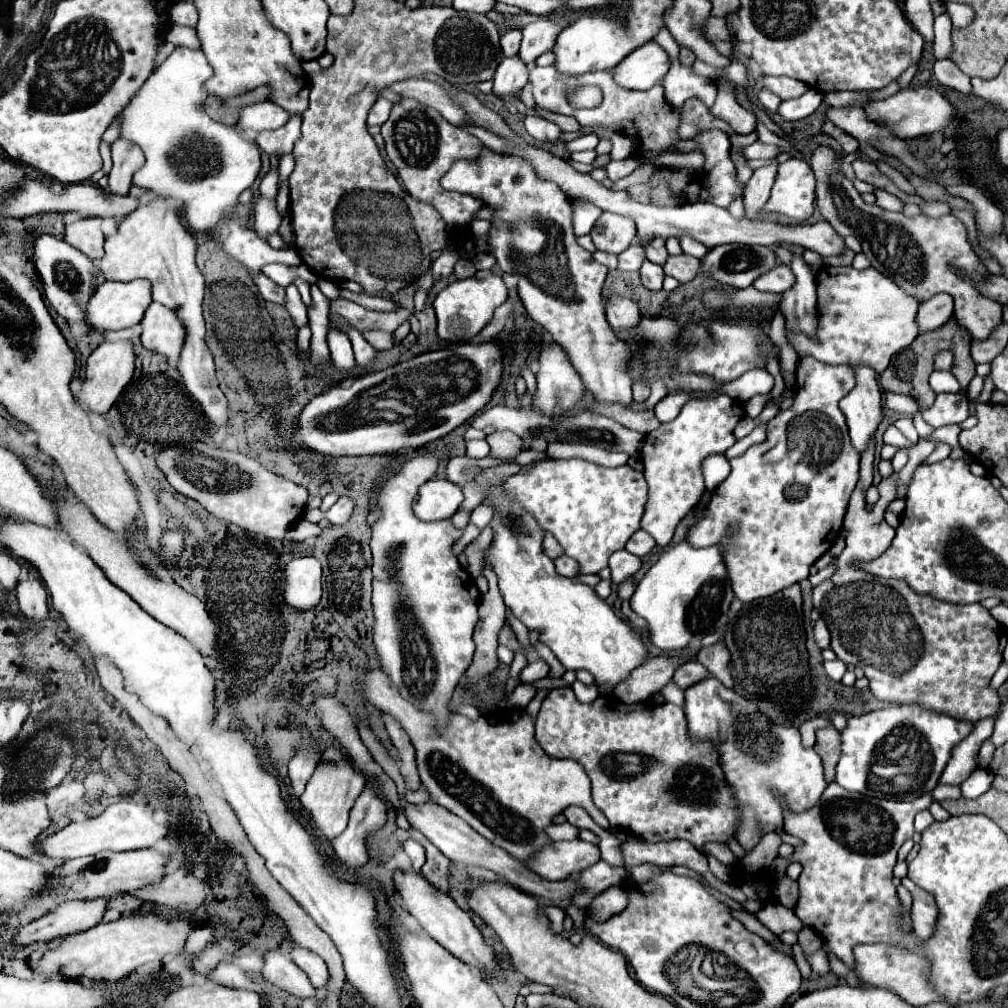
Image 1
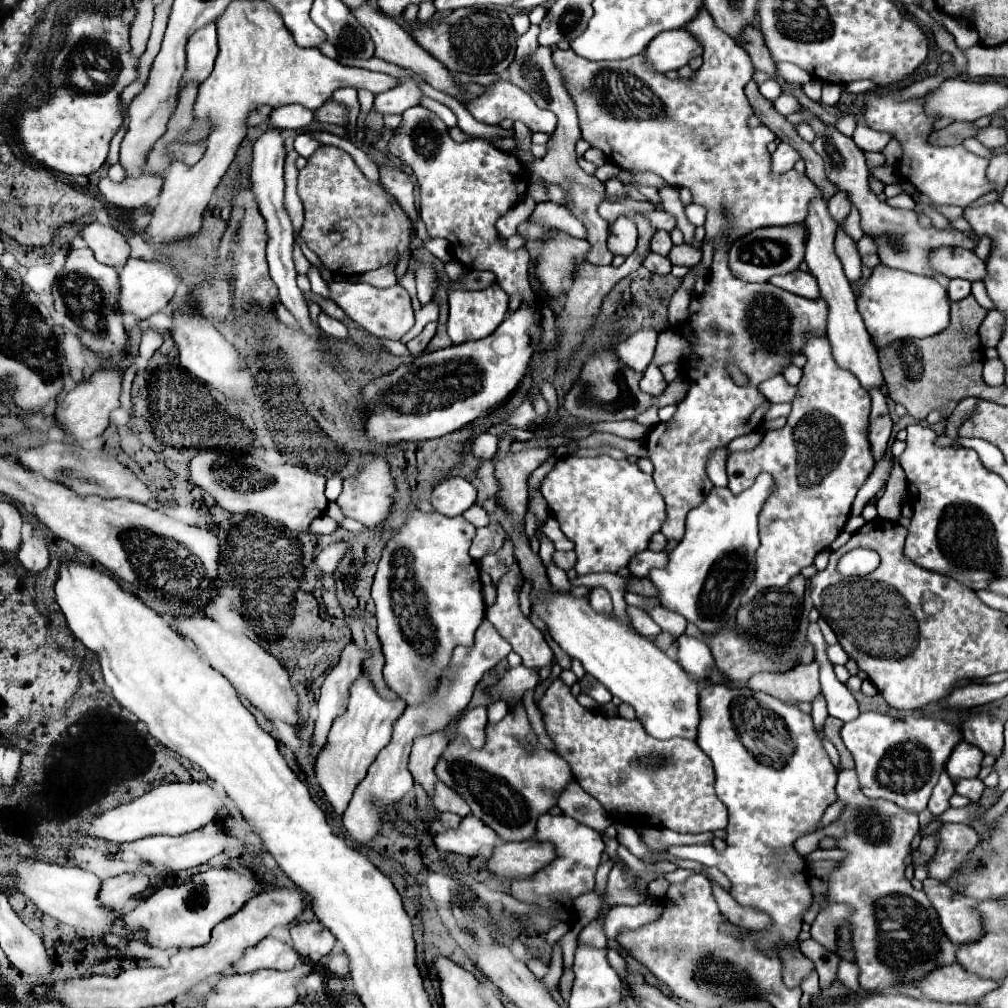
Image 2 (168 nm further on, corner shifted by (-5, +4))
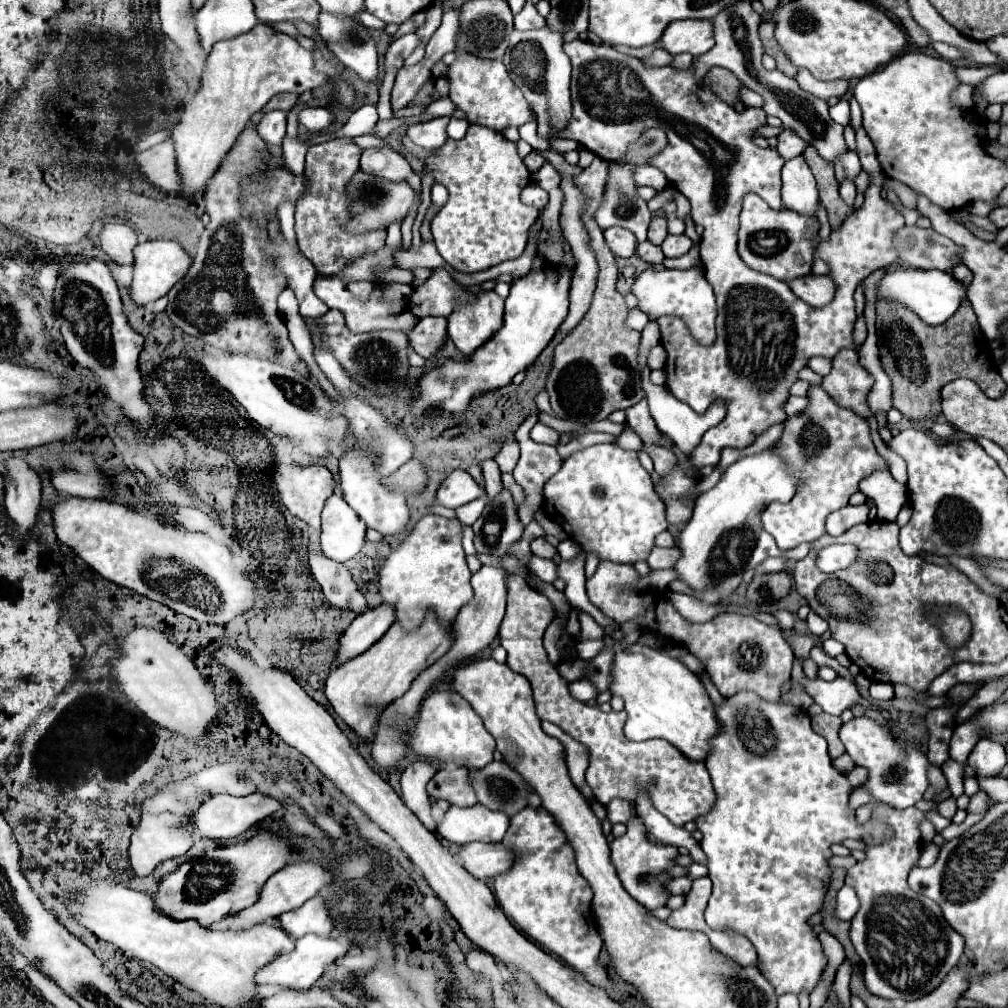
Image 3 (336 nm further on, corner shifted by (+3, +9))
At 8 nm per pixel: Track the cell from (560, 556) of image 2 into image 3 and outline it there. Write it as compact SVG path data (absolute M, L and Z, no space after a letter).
M545 538L533 540L533 542L531 542L531 550L533 550L533 554L539 556L539 558L553 558L553 556L557 554L557 548L551 546Z

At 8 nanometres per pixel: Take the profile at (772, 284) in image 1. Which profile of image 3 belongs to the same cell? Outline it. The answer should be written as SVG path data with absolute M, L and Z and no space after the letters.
M809 274L809 276L797 278L797 280L787 280L787 284L795 296L799 296L803 302L807 302L815 308L829 304L833 298L833 292L835 292L835 284L831 282L829 276Z

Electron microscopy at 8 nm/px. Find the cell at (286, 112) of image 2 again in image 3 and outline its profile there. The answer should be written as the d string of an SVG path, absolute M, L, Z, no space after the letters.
M305 106L303 110L299 110L297 120L309 130L309 132L321 132L323 128L327 128L333 122L333 114L327 112L321 106Z

